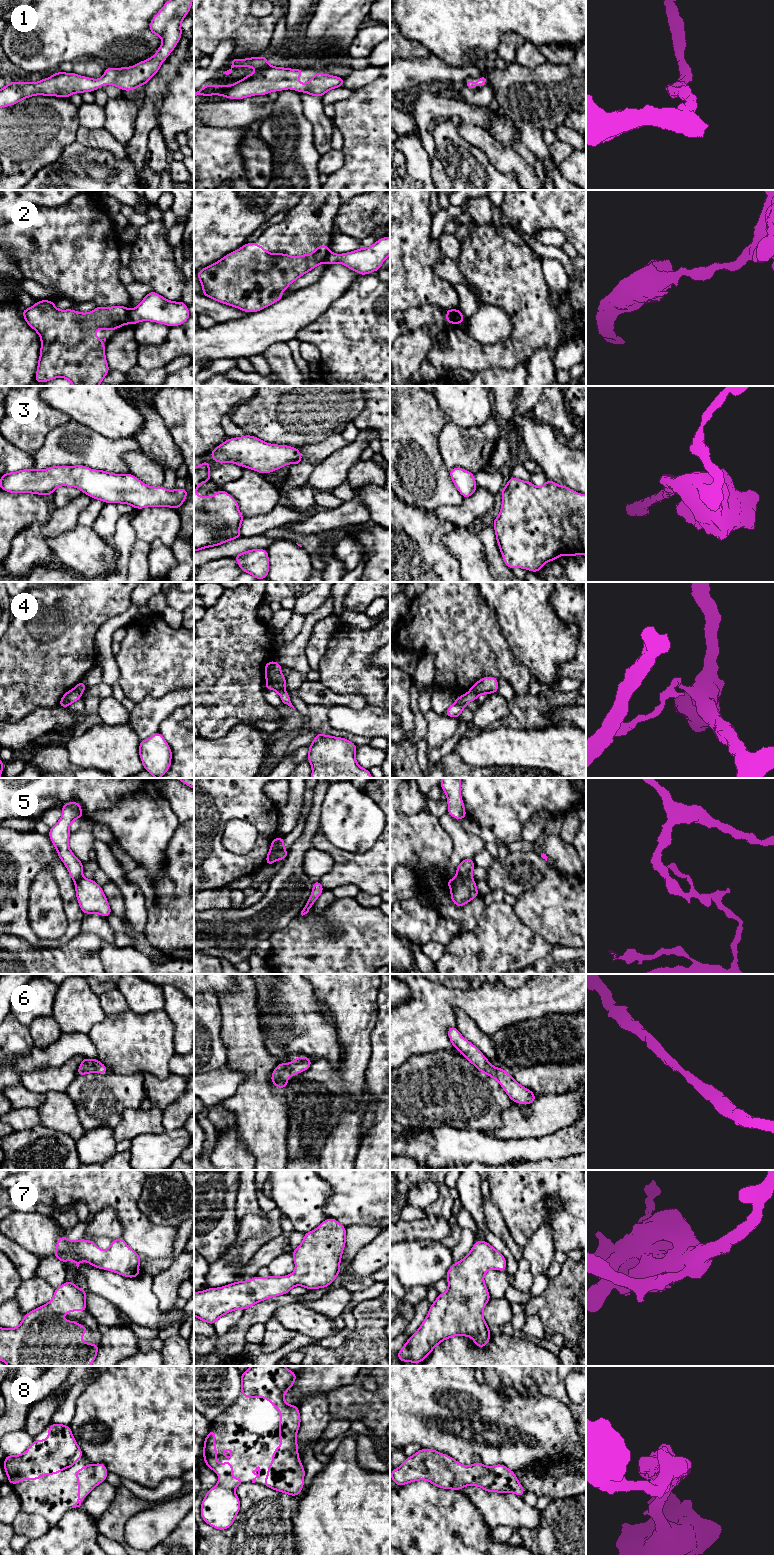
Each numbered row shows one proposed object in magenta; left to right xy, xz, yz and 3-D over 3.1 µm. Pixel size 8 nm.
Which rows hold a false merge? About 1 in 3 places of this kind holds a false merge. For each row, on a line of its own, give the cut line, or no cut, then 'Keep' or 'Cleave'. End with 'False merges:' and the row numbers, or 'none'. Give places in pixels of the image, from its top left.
1: No split. Keep
2: Split along yz (456, 309), (457, 322). Cleave
3: No split. Keep
4: Split along yz (470, 689), (479, 694). Cleave
5: Split along yz (456, 875), (472, 879). Cleave
6: No split. Keep
7: No split. Keep
8: No split. Keep
False merges: 2, 4, 5

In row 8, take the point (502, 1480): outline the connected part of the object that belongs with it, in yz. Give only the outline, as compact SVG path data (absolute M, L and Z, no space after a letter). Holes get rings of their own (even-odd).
M421 1448L413 1456L407 1457L401 1466L393 1469L390 1477L397 1486L418 1480L427 1480L439 1488L458 1491L464 1486L479 1486L487 1492L514 1493L519 1497L525 1493L521 1483L517 1480L516 1473L503 1464L487 1467L481 1462L475 1462L471 1466L463 1465L451 1456L433 1449Z

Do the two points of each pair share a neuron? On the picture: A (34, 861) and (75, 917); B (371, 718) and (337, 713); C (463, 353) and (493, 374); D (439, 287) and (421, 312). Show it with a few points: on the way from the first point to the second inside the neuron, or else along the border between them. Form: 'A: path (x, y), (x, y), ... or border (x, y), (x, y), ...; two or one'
A: path (52, 863), (63, 878), (66, 899); one
B: path (363, 718), (345, 718); one
C: border (510, 369), (488, 367), (474, 373); two
D: border (440, 308), (423, 305), (403, 311); two

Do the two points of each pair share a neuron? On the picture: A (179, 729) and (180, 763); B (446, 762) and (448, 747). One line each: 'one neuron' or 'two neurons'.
A: one neuron
B: two neurons

